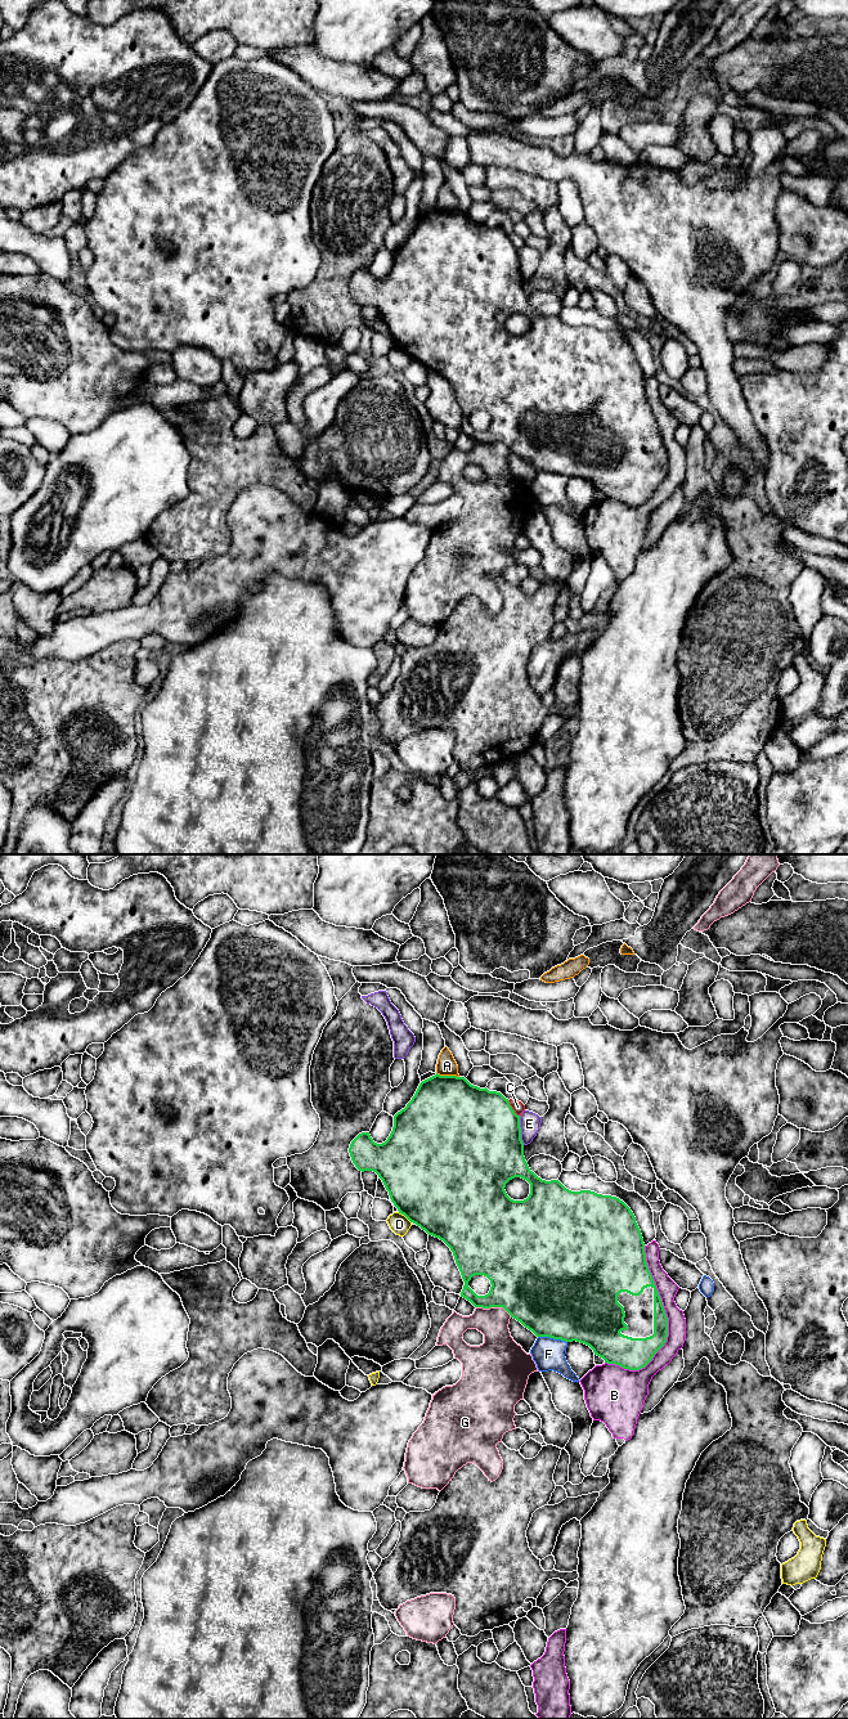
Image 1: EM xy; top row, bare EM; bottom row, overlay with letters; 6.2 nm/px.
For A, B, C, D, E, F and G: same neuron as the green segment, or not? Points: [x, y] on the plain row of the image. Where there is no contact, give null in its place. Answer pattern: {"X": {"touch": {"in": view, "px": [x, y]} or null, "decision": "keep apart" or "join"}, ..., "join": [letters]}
{"A": {"touch": {"in": "xy", "px": [448, 211]}, "decision": "keep apart"}, "B": {"touch": {"in": "xy", "px": [665, 449]}, "decision": "keep apart"}, "C": {"touch": {"in": "xy", "px": [511, 243]}, "decision": "keep apart"}, "D": {"touch": {"in": "xy", "px": [404, 350]}, "decision": "keep apart"}, "E": {"touch": {"in": "xy", "px": [520, 265]}, "decision": "keep apart"}, "F": {"touch": {"in": "xy", "px": [552, 472]}, "decision": "keep apart"}, "G": {"touch": {"in": "xy", "px": [494, 441]}, "decision": "keep apart"}, "join": []}

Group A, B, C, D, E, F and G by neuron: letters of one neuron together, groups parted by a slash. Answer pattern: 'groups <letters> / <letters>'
groups A / B / C / D / E / F / G

